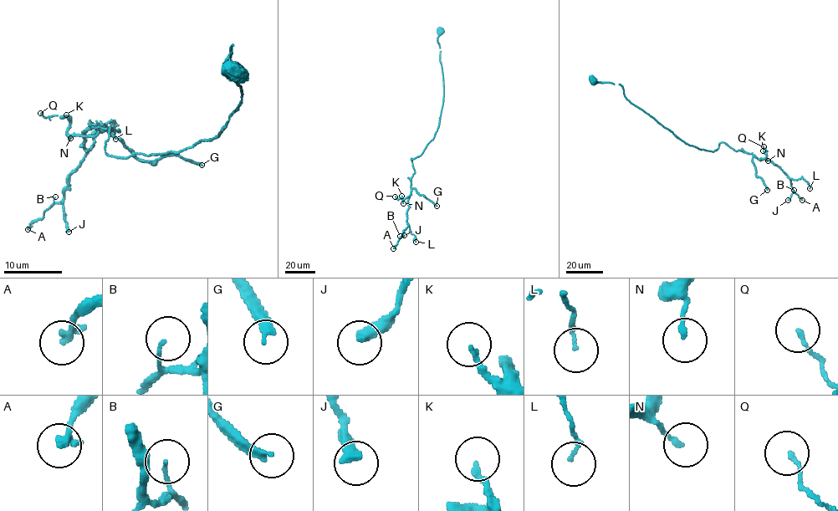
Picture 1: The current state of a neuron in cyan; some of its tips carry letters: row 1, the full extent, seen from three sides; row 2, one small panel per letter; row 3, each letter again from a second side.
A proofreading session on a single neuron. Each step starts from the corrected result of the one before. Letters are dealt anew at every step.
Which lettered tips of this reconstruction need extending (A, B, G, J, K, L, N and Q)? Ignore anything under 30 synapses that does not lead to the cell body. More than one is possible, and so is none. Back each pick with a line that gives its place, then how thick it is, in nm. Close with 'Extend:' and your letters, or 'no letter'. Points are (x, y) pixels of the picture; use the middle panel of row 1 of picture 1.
G: Place: (436, 206). Thickness 240 nm
J: Place: (404, 235). Thickness 400 nm
Extend: G, J

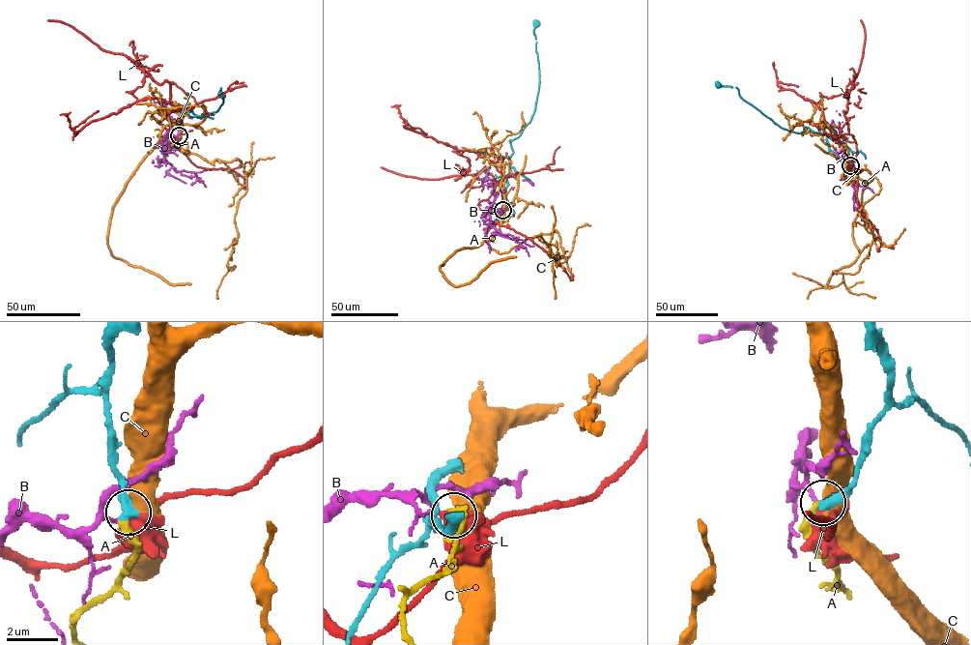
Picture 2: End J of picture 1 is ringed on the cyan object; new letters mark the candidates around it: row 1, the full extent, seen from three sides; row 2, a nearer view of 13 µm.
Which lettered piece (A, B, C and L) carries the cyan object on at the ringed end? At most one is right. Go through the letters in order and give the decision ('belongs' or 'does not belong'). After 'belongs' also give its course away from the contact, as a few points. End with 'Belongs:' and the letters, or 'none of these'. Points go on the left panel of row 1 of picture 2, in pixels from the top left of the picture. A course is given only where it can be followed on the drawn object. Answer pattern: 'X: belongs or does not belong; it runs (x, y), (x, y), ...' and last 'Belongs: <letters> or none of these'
A: belongs; it runs (179, 135), (177, 147), (168, 151), (167, 156)
B: does not belong
C: does not belong
L: does not belong
Belongs: A

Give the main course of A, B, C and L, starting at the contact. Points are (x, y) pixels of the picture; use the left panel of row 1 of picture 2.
A: (179, 135), (177, 147), (168, 151), (167, 156)
B: (179, 135), (173, 135), (171, 143), (165, 145), (173, 119), (168, 113), (160, 114), (163, 104), (152, 91)
C: (179, 134), (158, 143), (243, 166), (247, 187), (235, 216), (231, 270)
L: (179, 134), (173, 137), (152, 114), (167, 103), (181, 107), (132, 93), (145, 75), (134, 62), (47, 20)

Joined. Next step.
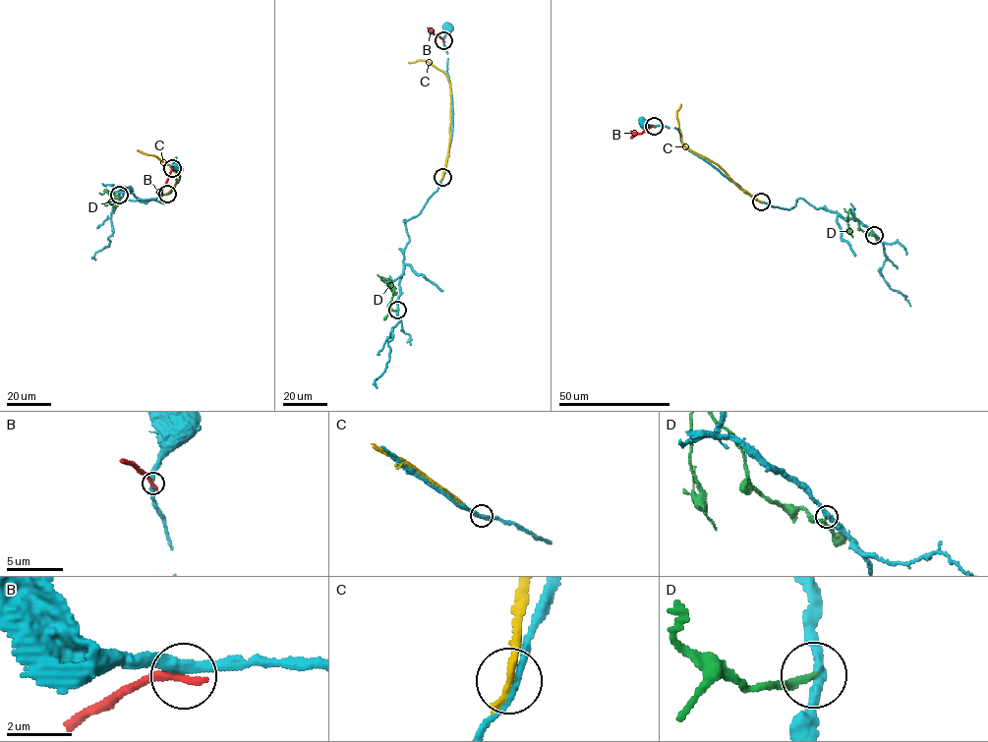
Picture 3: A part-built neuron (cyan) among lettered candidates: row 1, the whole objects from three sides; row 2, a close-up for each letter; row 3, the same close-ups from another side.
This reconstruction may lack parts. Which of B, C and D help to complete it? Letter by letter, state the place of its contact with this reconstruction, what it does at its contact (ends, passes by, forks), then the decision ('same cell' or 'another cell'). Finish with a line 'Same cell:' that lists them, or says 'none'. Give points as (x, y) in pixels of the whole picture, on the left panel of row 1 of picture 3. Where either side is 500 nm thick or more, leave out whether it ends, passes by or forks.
B: meets cyan at (172, 168); it ends there; another cell
C: meets cyan at (167, 194); it ends there; another cell
D: meets cyan at (119, 195); it ends there; another cell
Same cell: none

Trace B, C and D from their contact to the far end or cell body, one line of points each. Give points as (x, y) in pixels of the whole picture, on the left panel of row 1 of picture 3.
B: (172, 168), (164, 186), (157, 192)
C: (167, 194), (174, 187), (178, 171), (156, 156), (137, 150)
D: (119, 195), (109, 200), (116, 196), (106, 191), (114, 210)

